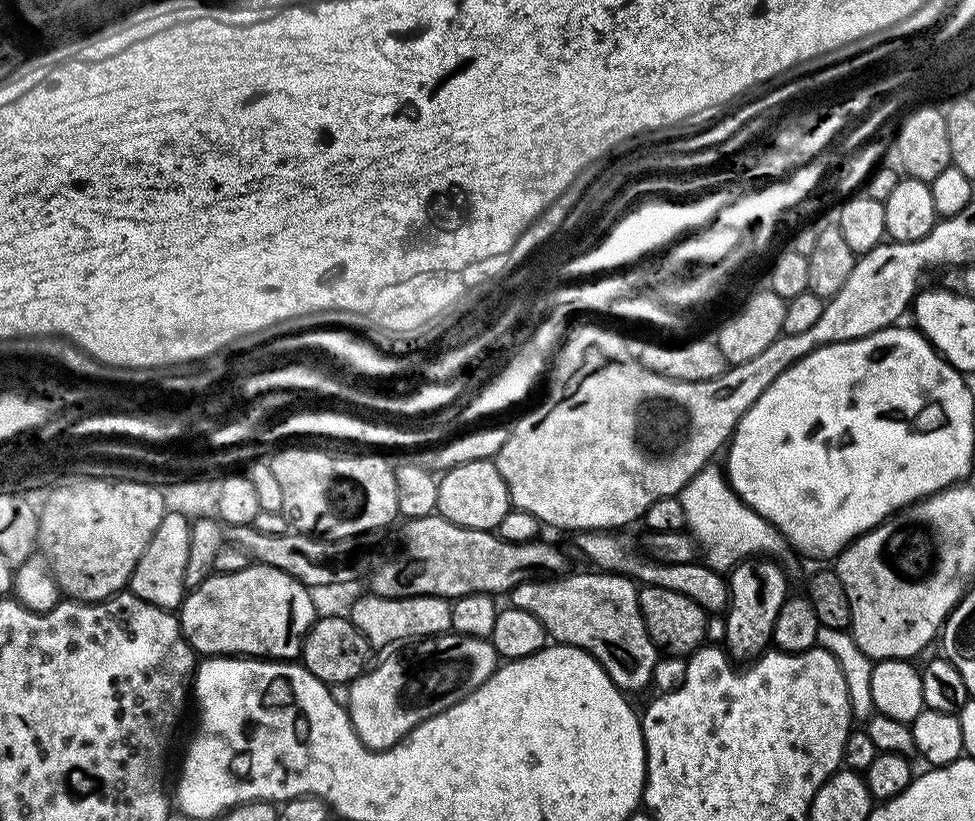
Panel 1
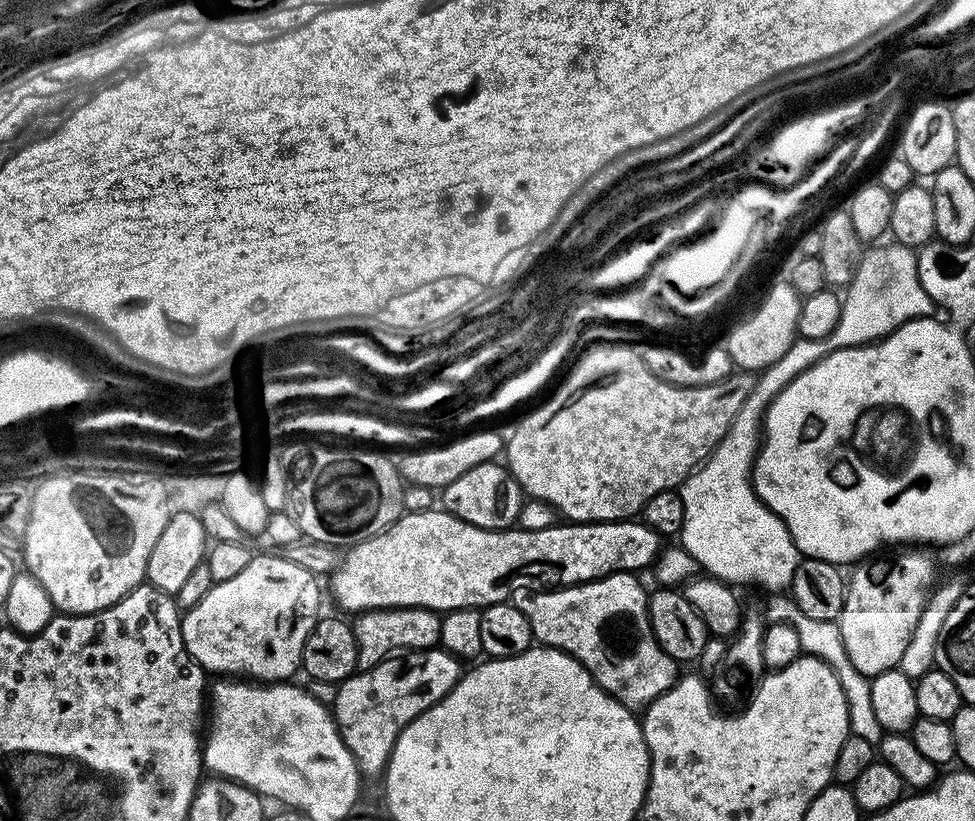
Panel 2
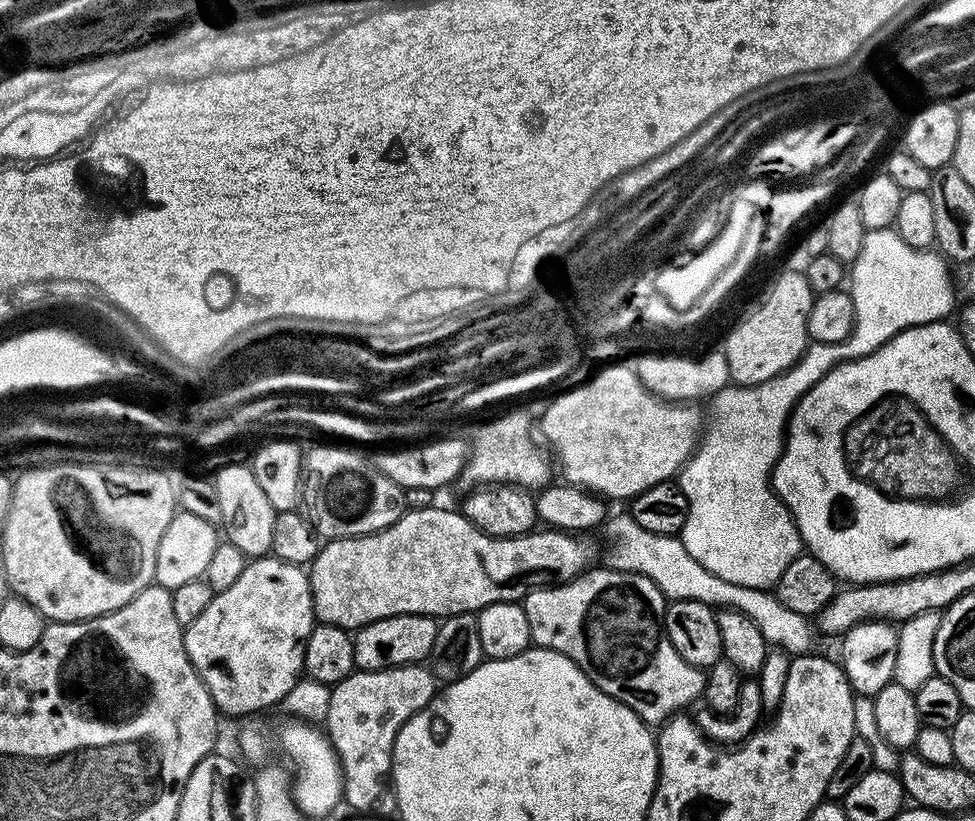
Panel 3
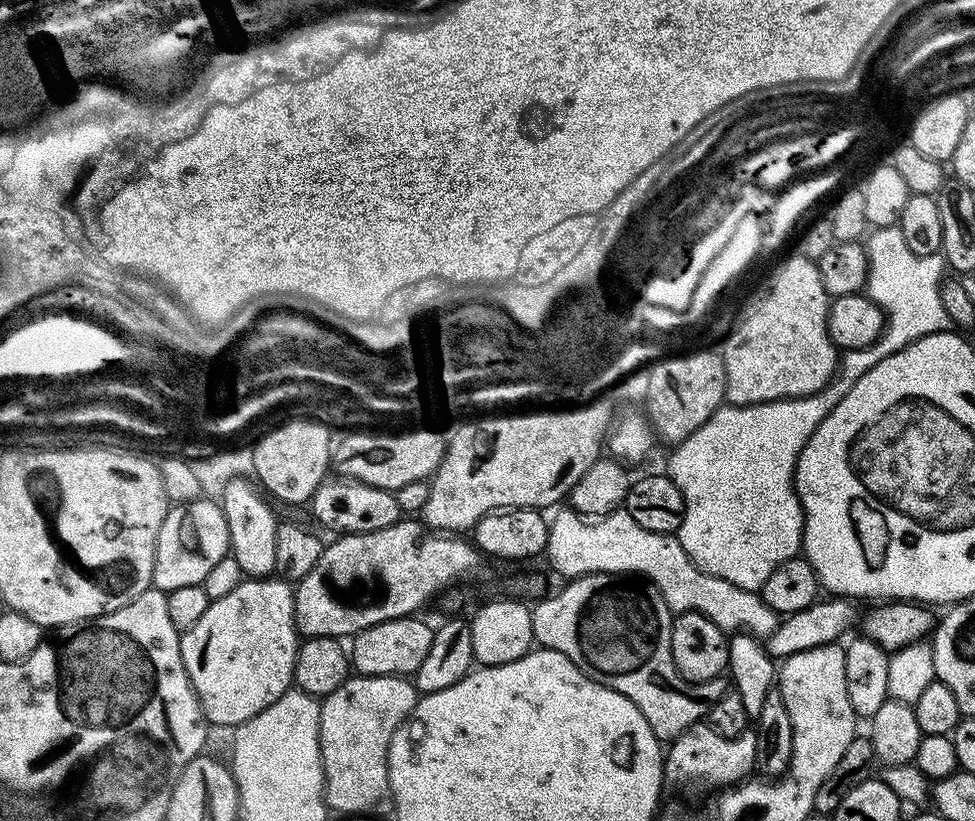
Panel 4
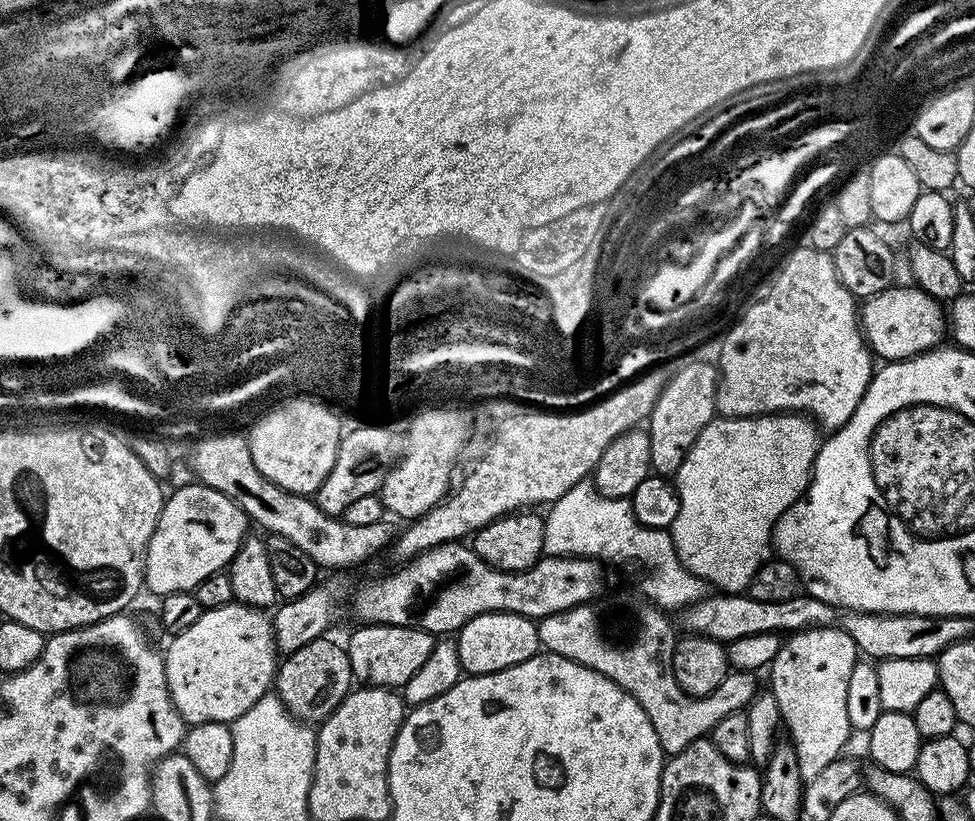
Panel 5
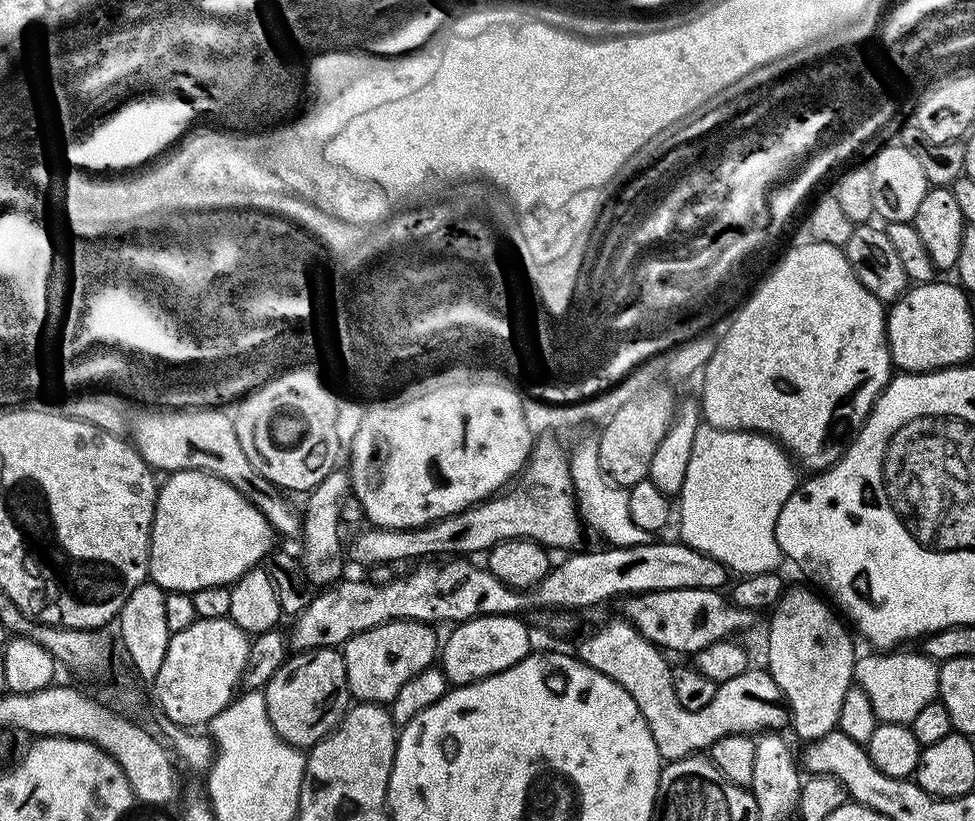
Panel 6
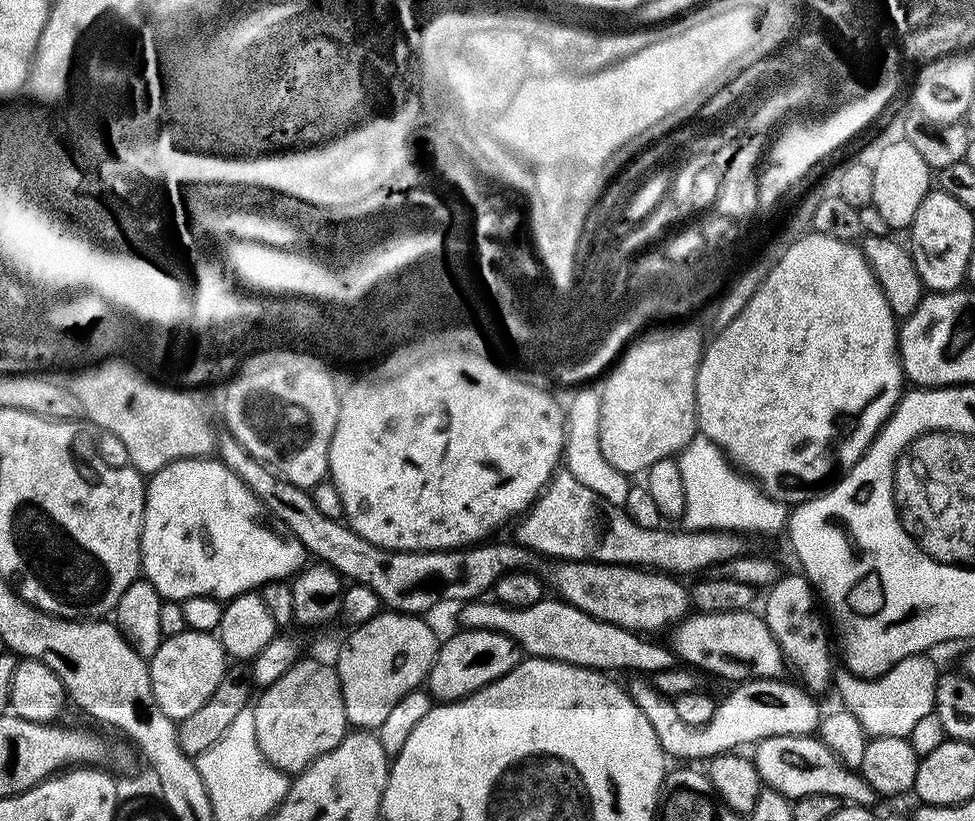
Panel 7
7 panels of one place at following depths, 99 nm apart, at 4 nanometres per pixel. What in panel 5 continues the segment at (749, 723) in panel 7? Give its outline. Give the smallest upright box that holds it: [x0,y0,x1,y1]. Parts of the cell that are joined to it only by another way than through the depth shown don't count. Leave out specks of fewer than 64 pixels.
[538,592,758,754]

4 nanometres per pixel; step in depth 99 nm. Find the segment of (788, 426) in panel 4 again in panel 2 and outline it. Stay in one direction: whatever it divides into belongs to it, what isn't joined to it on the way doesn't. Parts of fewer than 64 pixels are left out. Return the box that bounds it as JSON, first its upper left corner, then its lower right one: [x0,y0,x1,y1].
[678,242,934,594]

